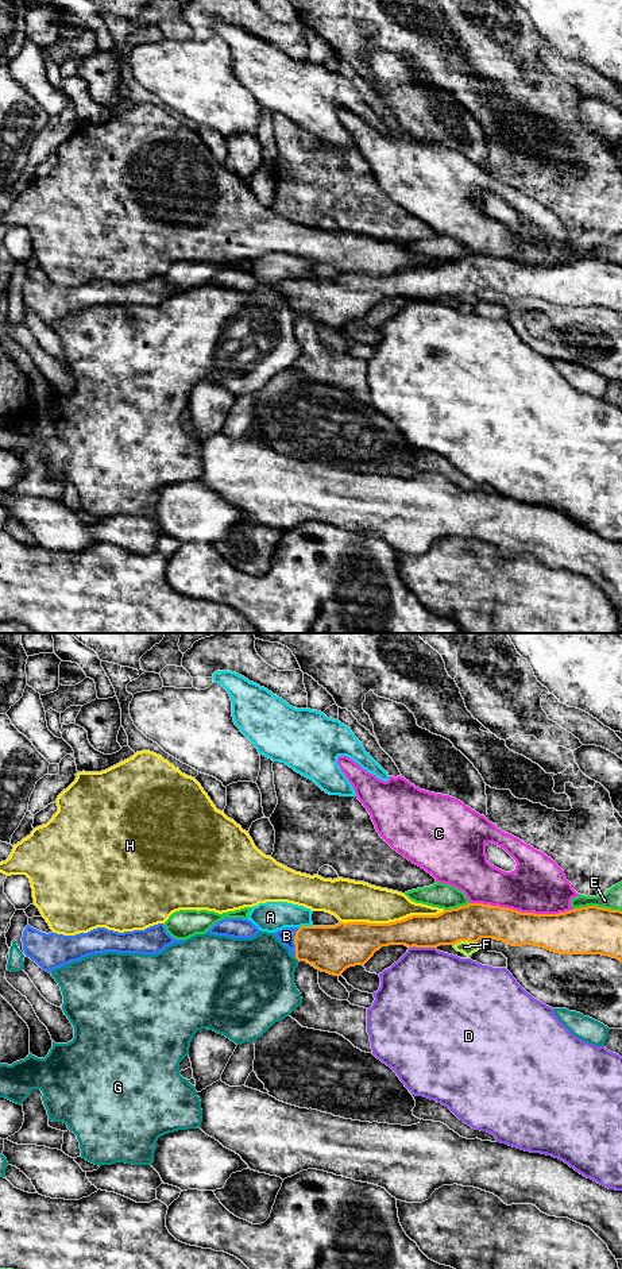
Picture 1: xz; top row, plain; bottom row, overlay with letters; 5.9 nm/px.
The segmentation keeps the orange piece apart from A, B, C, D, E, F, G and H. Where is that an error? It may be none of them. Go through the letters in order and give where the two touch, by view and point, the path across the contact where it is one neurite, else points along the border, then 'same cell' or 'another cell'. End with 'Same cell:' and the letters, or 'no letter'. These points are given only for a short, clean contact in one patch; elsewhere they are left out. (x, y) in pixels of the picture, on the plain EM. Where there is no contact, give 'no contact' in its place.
A: meets orange in xz at (305, 278); another cell
B: meets orange in xz at (294, 294); runs through xz (332, 301), (315, 296), (294, 294), (286, 288); same cell
C: meets orange in xz at (522, 265); another cell
D: meets orange in xz at (421, 299); another cell
E: meets orange in xz at (597, 258); another cell
F: meets orange in xz at (464, 292); another cell
G: meets orange in xz at (297, 311); another cell
H: meets orange in xz at (391, 274); another cell
Same cell: B

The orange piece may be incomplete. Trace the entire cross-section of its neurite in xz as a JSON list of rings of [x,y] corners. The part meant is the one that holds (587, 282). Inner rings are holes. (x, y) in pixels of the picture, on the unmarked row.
[[[468,255],[437,267],[412,267],[390,275],[340,274],[335,278],[285,279],[274,288],[298,315],[306,313],[333,328],[341,328],[349,319],[364,317],[382,298],[437,300],[460,293],[478,294],[480,290],[494,290],[513,298],[534,297],[560,306],[602,306],[622,313],[622,263],[598,258],[559,266],[534,266]]]

